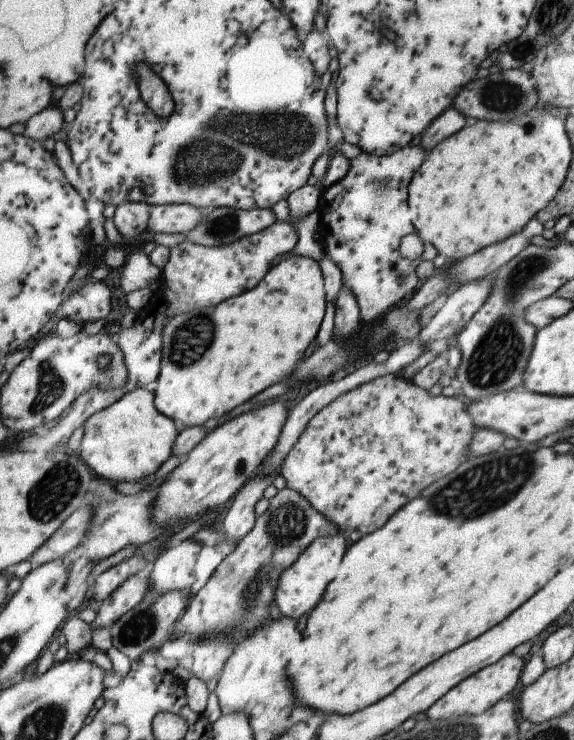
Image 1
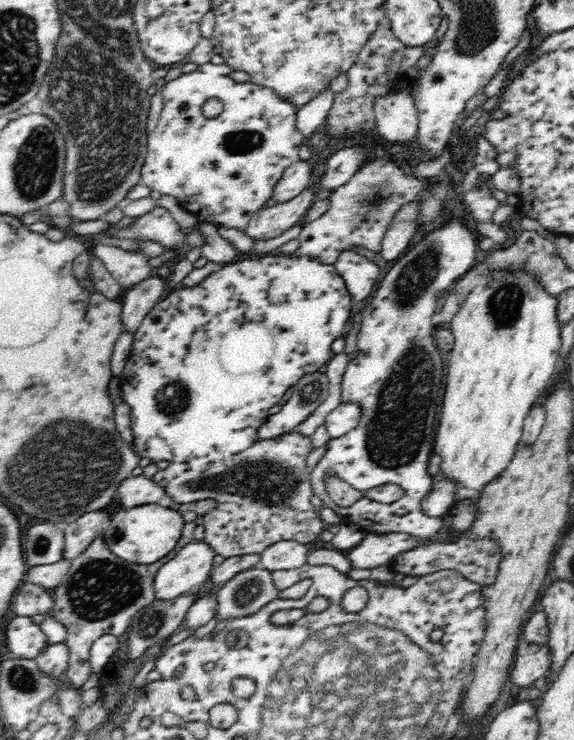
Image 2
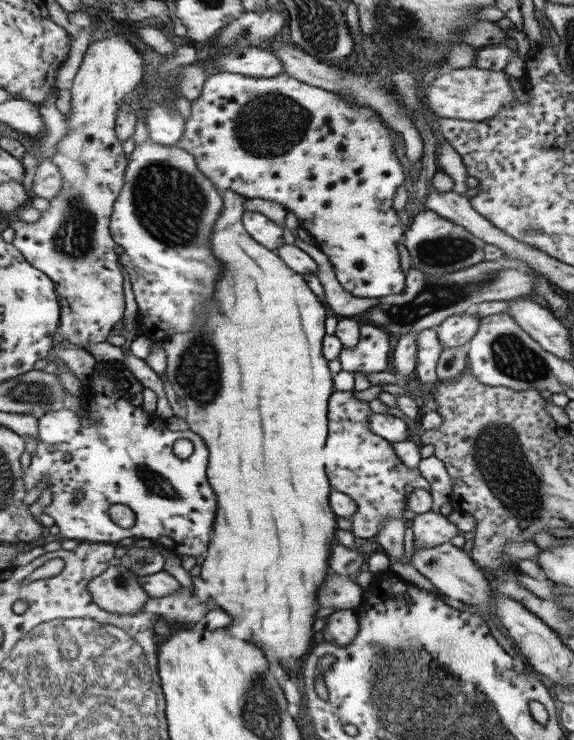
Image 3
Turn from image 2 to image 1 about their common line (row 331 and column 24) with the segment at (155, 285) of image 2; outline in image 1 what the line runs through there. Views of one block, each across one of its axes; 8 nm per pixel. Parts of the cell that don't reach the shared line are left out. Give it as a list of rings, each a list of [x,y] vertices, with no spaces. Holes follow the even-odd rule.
[[[55,103],[28,120],[25,123],[23,134],[27,138],[43,141],[59,134],[63,130],[63,126],[65,126],[63,110]]]

